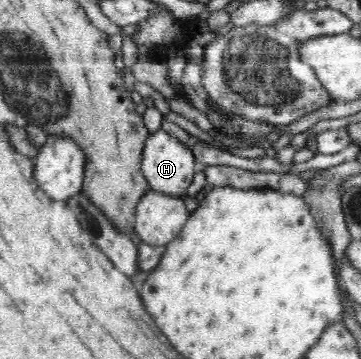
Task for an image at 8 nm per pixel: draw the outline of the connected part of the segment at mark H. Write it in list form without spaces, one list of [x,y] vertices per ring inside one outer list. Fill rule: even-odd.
[[[163,129],[148,135],[142,154],[141,172],[148,181],[149,191],[159,191],[171,194],[173,197],[183,197],[193,181],[195,169],[198,169],[198,164],[194,152],[175,136],[163,131]]]

